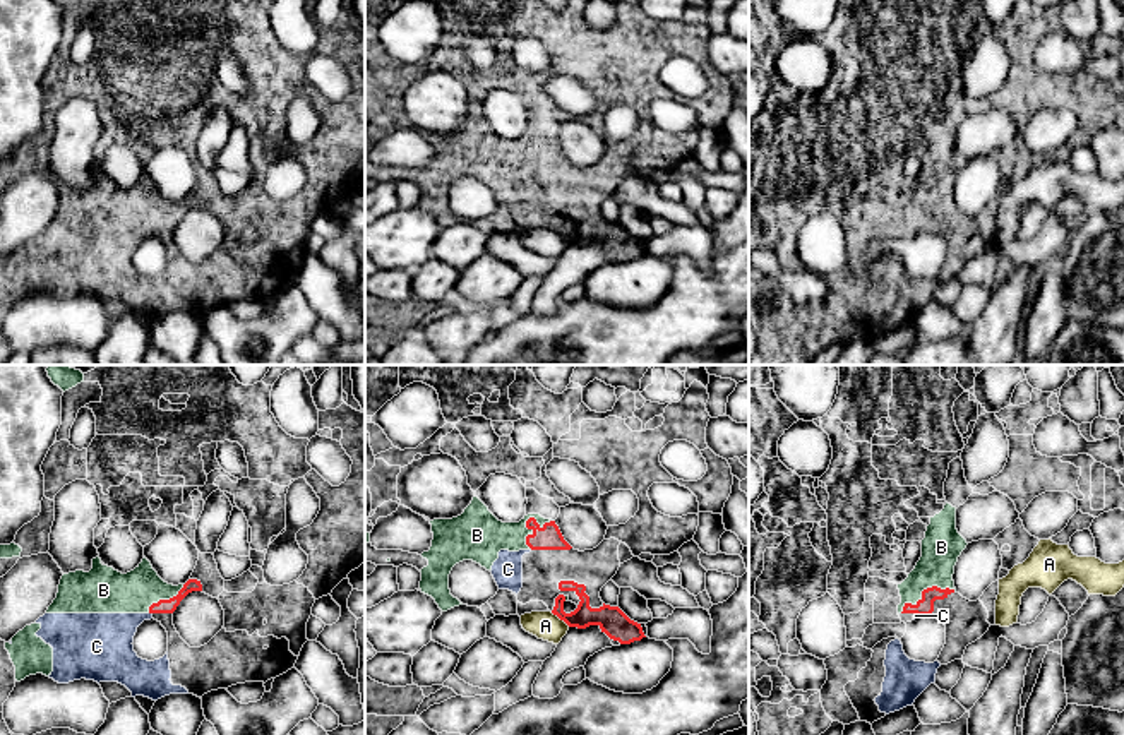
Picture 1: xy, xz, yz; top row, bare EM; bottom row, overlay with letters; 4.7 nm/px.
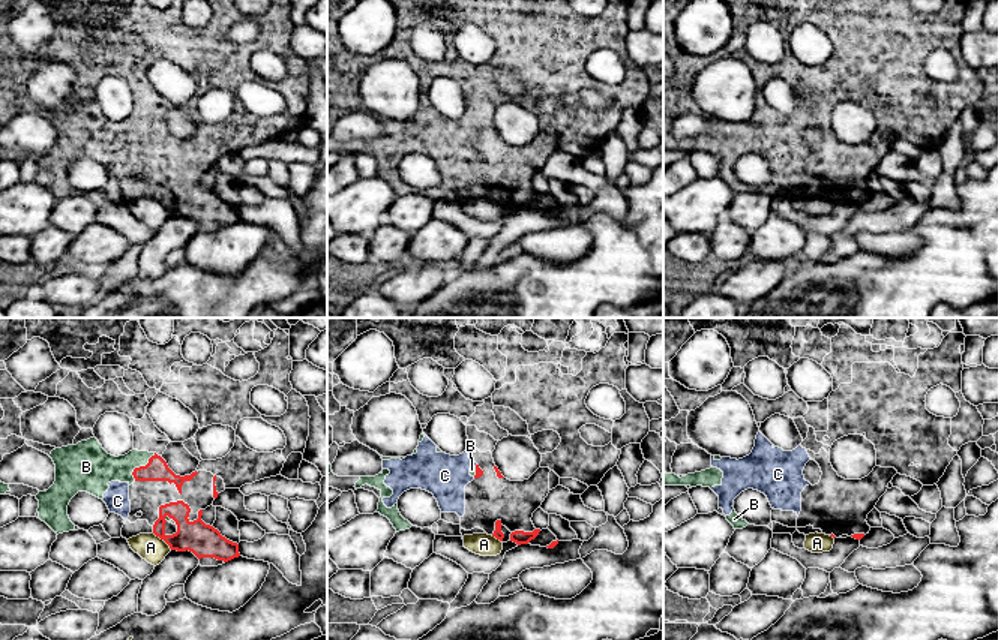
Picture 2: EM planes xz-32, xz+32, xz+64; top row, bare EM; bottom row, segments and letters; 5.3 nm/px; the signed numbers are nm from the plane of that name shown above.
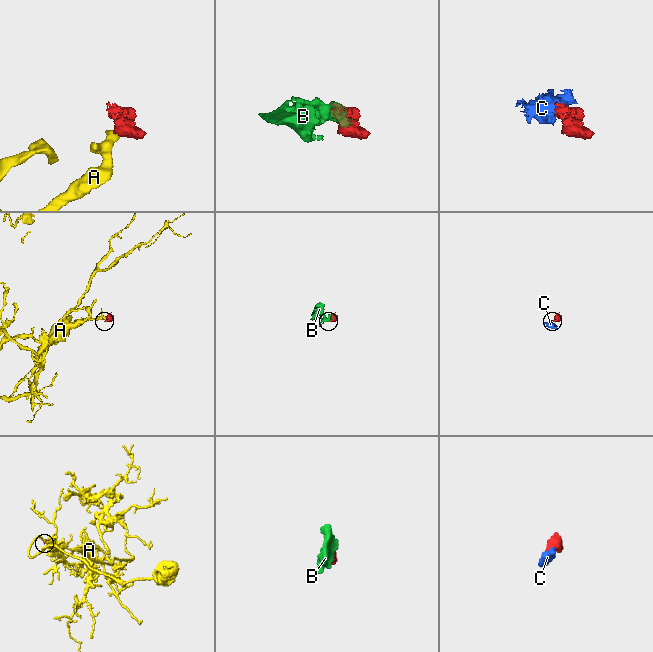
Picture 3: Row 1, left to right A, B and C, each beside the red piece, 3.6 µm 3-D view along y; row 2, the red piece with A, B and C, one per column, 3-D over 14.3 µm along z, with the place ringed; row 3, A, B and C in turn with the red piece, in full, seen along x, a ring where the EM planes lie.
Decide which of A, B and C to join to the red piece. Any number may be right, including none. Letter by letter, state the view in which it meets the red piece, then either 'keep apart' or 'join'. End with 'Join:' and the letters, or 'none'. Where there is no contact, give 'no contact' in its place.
A: xz | keep apart
B: yz | join
C: yz | join
Join: B, C

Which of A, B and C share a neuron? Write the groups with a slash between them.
A / B C

